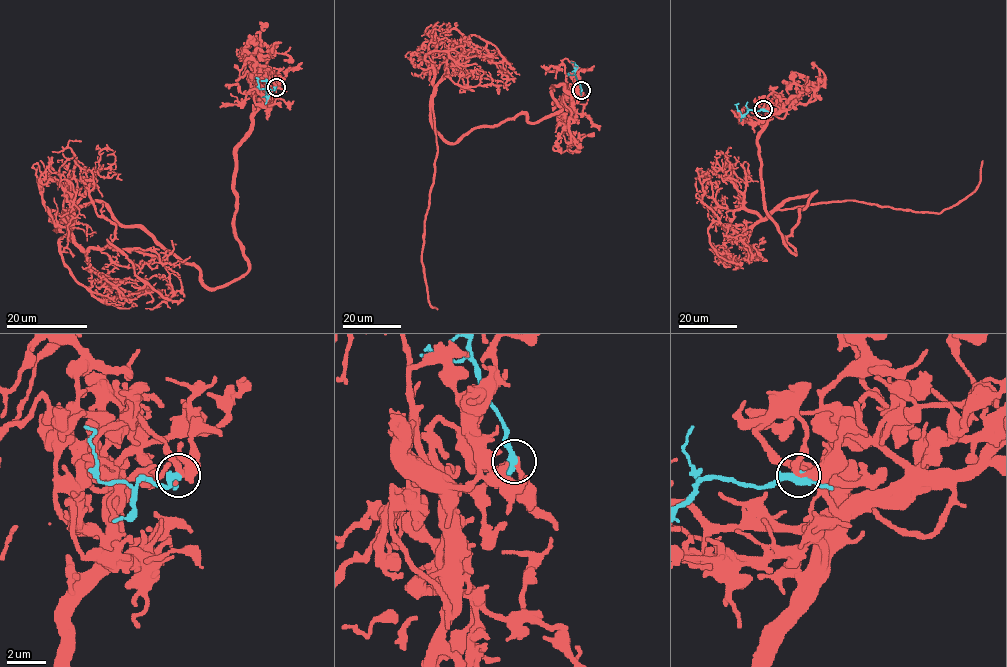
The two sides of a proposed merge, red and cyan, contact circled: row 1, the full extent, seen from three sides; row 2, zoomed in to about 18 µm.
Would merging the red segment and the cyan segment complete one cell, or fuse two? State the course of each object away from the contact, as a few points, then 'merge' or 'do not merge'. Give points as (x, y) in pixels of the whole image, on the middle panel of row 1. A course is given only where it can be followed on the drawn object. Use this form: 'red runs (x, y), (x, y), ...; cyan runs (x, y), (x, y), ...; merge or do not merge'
red runs (581, 90), (555, 85), (561, 109), (454, 143), (432, 105), (422, 267), (437, 310); cyan runs (581, 90), (574, 73), (577, 66), (571, 62); do not merge

